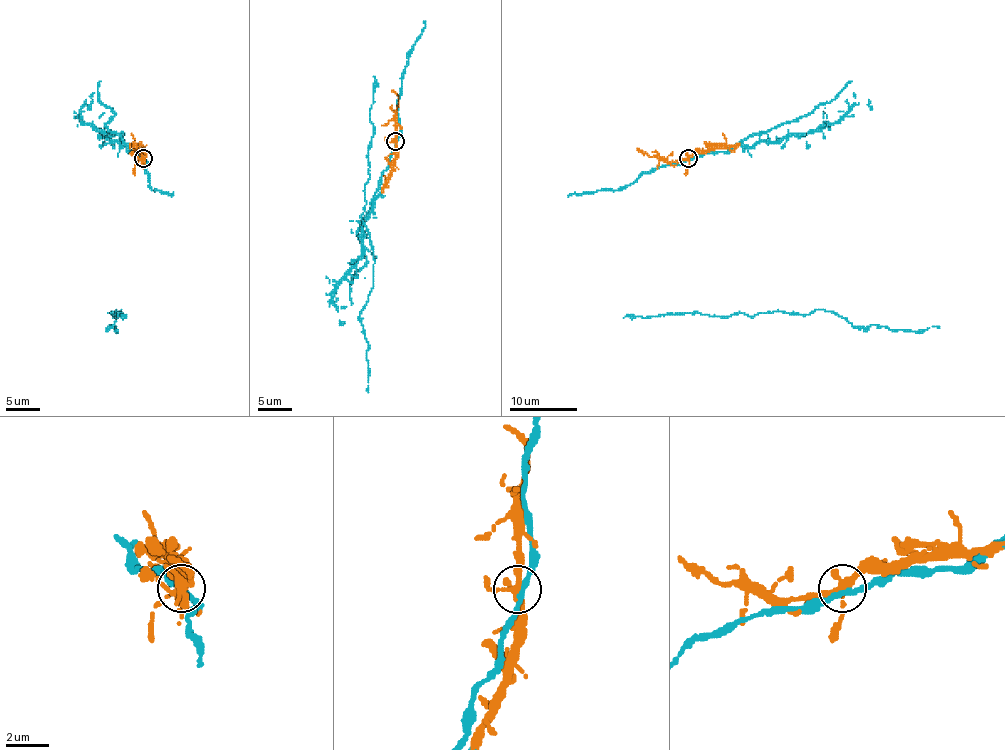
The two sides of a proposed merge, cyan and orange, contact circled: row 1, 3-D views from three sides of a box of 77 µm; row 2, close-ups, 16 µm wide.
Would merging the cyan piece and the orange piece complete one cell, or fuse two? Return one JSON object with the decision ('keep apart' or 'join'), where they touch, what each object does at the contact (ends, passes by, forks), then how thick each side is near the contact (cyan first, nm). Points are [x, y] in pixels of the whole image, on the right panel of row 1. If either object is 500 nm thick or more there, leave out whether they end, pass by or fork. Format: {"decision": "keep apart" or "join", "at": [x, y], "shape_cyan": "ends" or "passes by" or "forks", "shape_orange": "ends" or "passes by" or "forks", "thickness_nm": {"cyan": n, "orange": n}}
{"decision": "join", "at": [688, 158], "shape_cyan": "passes by", "shape_orange": "forks", "thickness_nm": {"cyan": 260, "orange": 300}}

